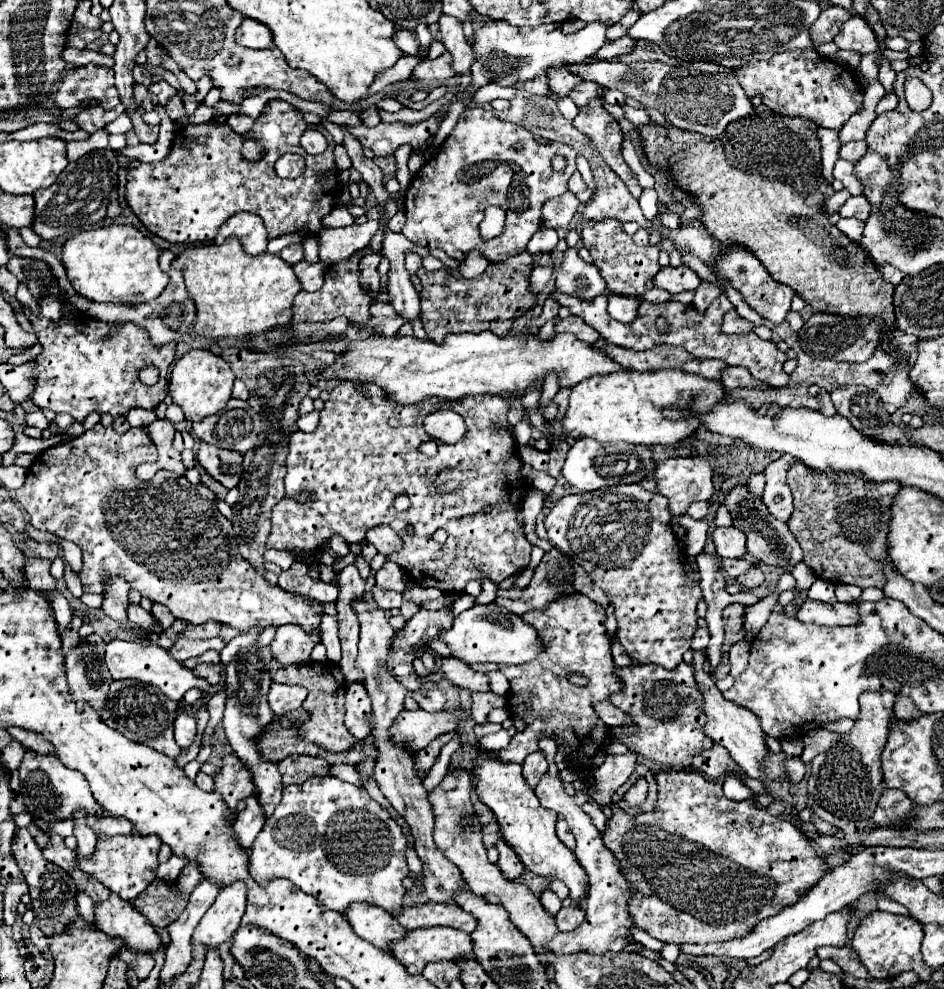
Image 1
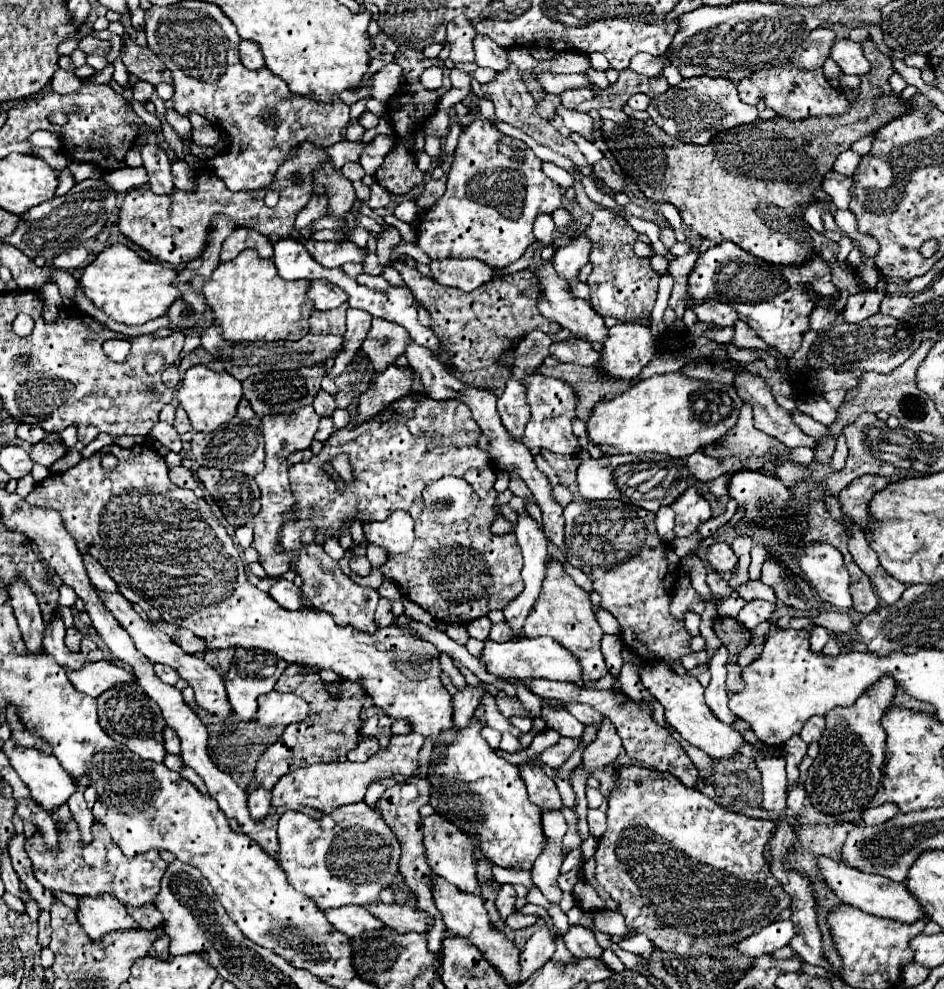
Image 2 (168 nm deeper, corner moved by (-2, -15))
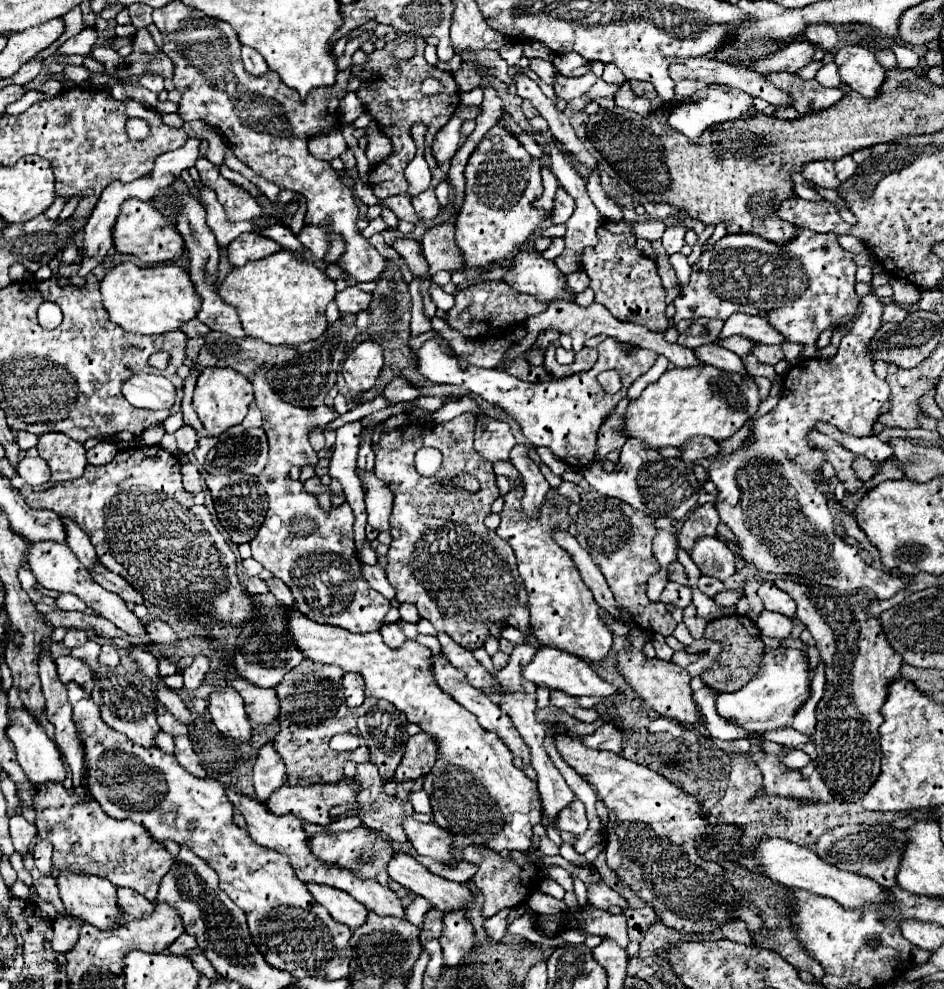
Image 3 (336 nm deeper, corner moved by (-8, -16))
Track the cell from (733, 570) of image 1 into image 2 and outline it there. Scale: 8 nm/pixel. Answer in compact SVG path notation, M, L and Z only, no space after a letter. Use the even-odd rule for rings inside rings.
M748 581L744 585L738 587L738 595L746 601L754 601L754 599L762 599L762 601L770 601L770 603L776 603L776 595L774 591L764 585L762 581Z

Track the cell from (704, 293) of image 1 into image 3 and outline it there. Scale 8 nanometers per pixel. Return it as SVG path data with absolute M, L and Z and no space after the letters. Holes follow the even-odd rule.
M758 344L758 362L760 364L776 364L784 360L784 354L782 354L782 348L780 346L764 346L764 344Z

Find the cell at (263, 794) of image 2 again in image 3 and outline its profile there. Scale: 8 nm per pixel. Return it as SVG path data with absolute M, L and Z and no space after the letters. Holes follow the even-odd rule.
M266 744L260 748L258 758L254 762L254 788L256 798L260 802L266 802L272 792L276 792L286 782L286 770L284 762L272 748L272 744Z

